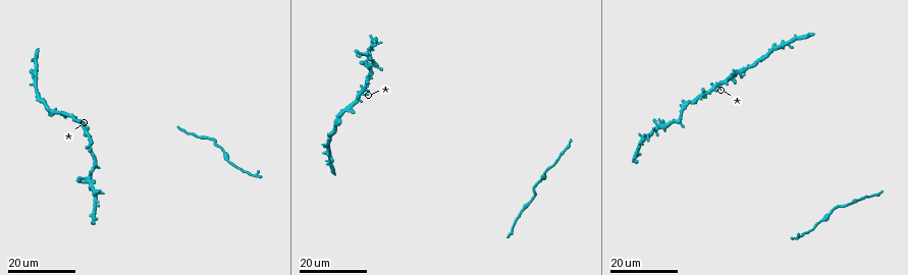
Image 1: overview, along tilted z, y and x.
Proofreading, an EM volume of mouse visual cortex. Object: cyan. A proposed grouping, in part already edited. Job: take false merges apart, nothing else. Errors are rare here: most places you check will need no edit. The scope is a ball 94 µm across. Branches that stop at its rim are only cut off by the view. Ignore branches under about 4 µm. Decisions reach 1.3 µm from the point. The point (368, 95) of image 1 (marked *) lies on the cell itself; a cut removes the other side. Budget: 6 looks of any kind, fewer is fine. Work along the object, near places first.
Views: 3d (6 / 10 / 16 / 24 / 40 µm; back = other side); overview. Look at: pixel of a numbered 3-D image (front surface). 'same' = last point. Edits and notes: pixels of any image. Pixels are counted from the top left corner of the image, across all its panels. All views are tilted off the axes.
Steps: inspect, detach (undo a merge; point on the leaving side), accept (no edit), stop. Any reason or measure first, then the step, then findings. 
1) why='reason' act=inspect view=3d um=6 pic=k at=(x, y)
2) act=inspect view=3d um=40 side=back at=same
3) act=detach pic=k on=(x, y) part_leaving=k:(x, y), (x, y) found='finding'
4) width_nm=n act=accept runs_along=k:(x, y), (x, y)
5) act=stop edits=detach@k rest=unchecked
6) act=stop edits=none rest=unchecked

why='three-way junction' act=inspect view=3d um=24 pic=1 at=(715, 84)

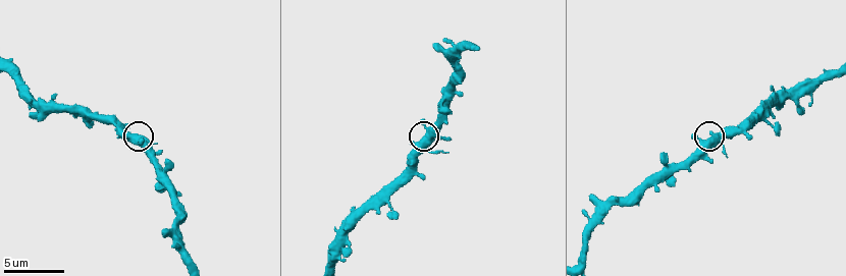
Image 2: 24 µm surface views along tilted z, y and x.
act=inspect view=3d um=10 pic=2 at=(421, 141)

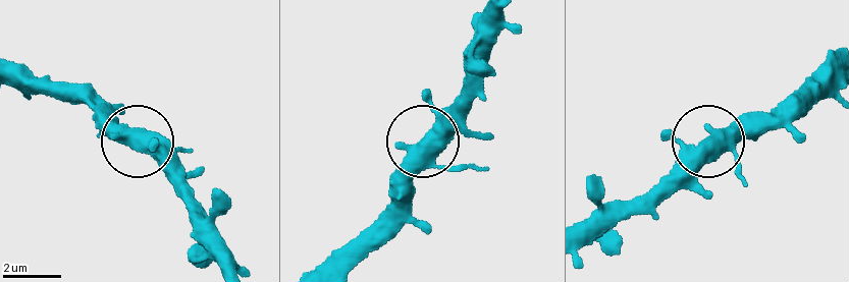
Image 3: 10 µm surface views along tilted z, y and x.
act=inspect view=3d um=6 pic=3 at=(136, 141)

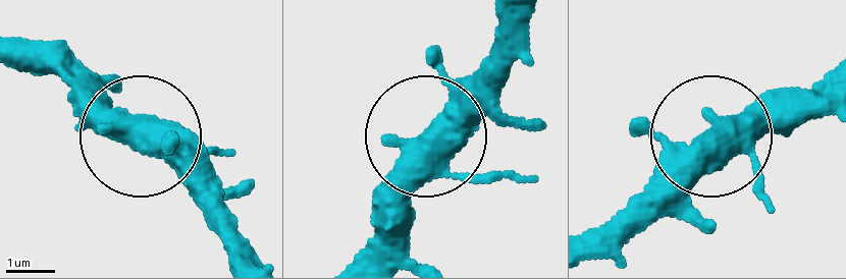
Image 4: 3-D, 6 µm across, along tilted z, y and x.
act=accept runs_along=4:(531, 182), (472, 181), (433, 148), (405, 208), (405, 249) found='continuous, no second cell'

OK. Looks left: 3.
why='thin neck' act=inspect view=3d um=24 pic=1 at=(564, 150)

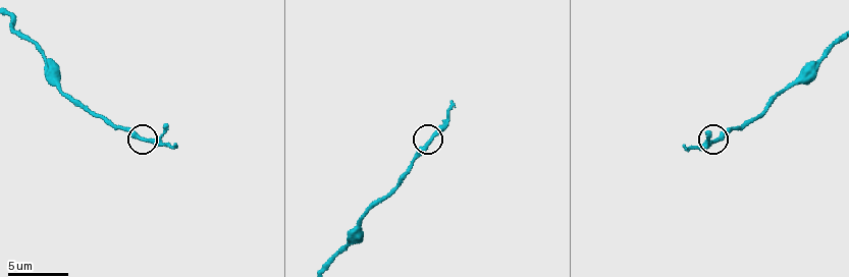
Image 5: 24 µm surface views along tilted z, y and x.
why='zoom in' act=inspect view=3d um=10 pic=5 at=(428, 142)

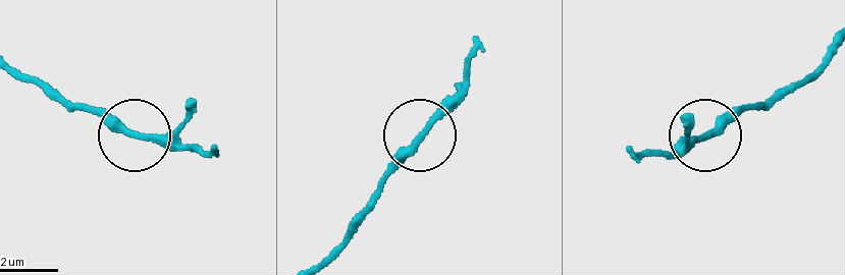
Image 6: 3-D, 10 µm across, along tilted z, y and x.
act=accept found='all the same cell'

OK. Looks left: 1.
act=stop edits=none rest=unchecked

